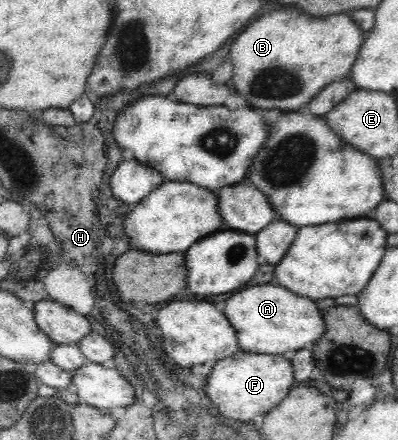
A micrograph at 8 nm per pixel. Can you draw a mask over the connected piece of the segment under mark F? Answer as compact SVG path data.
M238 350L212 366L206 378L206 395L210 396L210 400L220 410L222 416L246 422L260 420L268 414L284 400L293 384L295 384L294 371L288 356L246 353Z

